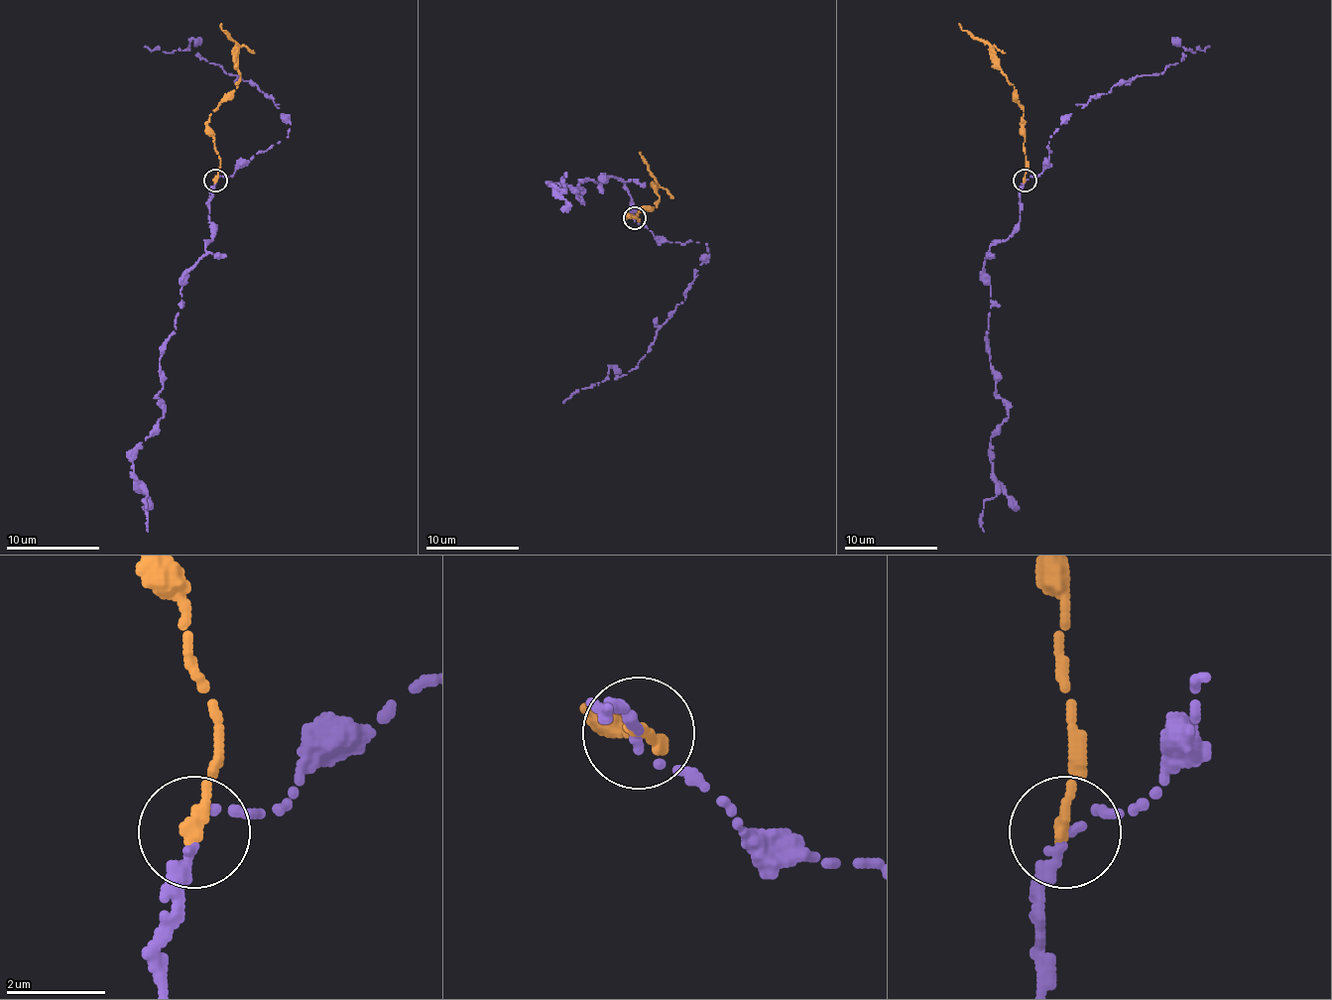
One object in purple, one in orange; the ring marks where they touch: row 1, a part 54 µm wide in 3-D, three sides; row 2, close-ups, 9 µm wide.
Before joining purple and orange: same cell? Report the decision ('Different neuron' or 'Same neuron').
Different neuron

